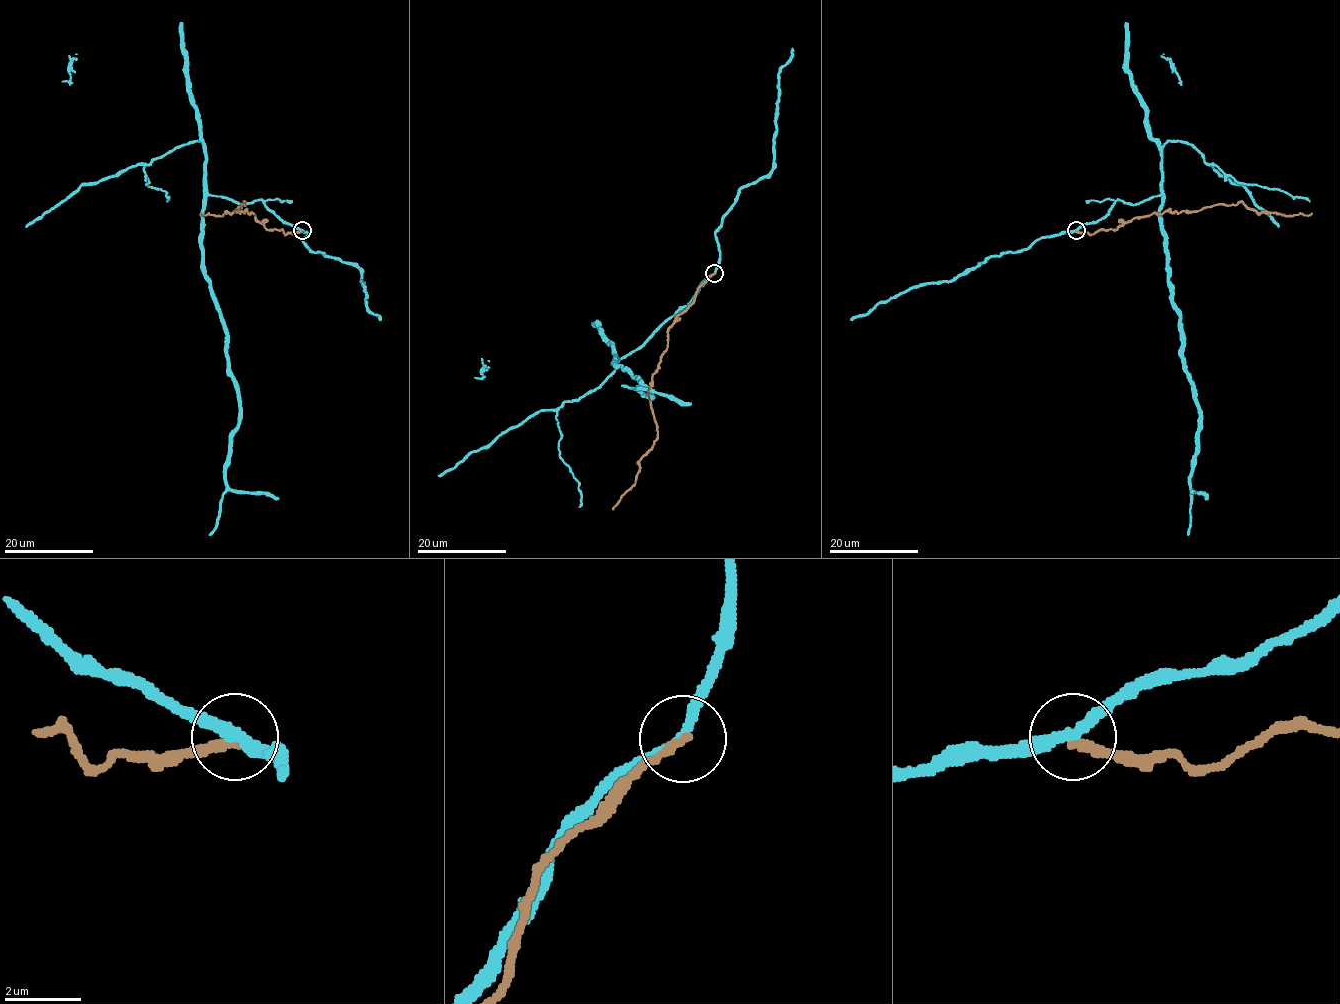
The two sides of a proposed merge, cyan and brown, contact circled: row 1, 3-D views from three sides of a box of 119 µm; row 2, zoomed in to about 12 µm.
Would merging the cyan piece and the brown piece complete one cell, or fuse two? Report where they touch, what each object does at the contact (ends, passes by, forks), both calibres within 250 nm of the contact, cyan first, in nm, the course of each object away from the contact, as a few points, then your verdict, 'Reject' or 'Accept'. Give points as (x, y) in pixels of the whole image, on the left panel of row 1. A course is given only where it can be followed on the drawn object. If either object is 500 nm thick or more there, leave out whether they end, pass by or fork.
Place: (302, 230). At the ring cyan passes by. At the ring brown ends. Thickness 280 nm (cyan) against 240 nm. Course of cyan: (302, 231), (261, 199), (238, 204), (206, 196), (204, 275), (226, 334), (239, 414), (226, 484), (278, 498). Course of brown: (302, 231), (285, 234), (282, 230), (267, 230), (253, 213), (236, 211), (244, 202), (230, 214), (200, 213). Reject

